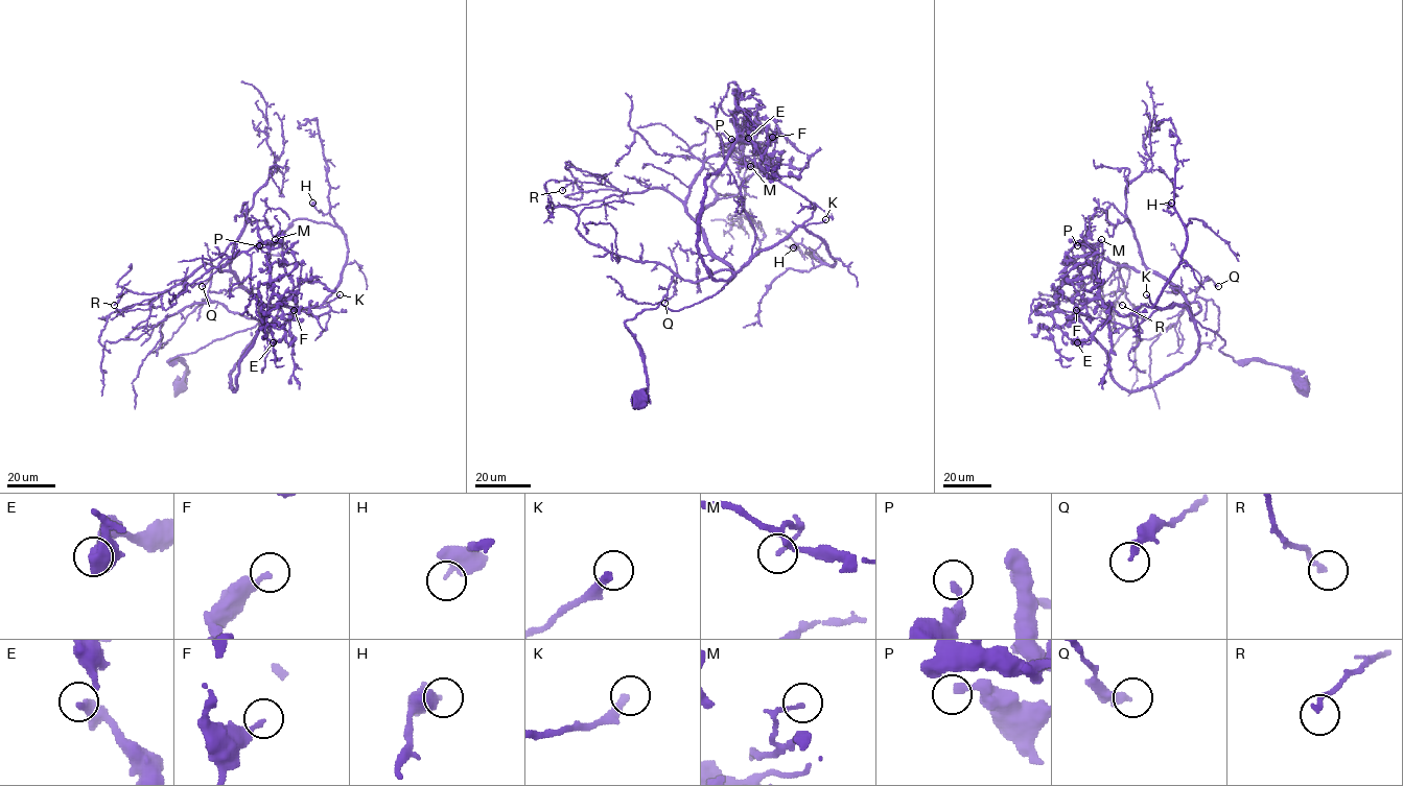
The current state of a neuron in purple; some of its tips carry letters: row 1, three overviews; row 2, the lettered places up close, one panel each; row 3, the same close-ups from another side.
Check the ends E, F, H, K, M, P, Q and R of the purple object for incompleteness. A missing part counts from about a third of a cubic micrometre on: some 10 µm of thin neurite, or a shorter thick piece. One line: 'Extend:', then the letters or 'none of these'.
Extend: K

